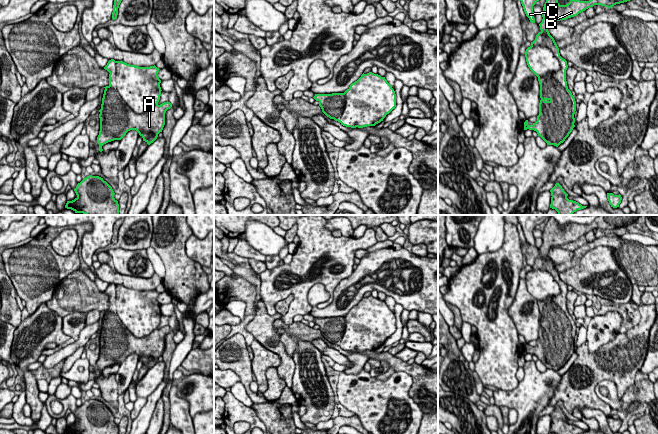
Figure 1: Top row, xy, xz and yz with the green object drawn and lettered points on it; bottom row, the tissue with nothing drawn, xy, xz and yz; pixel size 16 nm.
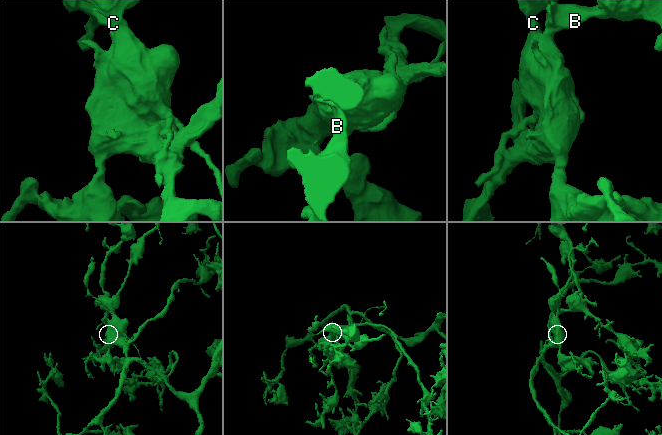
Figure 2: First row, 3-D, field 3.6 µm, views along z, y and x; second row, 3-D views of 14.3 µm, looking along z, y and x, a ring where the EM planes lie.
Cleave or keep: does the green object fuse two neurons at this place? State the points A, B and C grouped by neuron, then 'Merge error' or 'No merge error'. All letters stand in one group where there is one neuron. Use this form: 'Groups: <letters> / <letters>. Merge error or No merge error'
Groups: A B C. No merge error

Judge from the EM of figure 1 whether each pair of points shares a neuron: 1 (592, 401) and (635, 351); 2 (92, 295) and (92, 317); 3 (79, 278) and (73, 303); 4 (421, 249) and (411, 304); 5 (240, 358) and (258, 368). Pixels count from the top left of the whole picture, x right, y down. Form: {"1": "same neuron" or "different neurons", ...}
{"1": "same neuron", "2": "same neuron", "3": "same neuron", "4": "different neurons", "5": "different neurons"}

